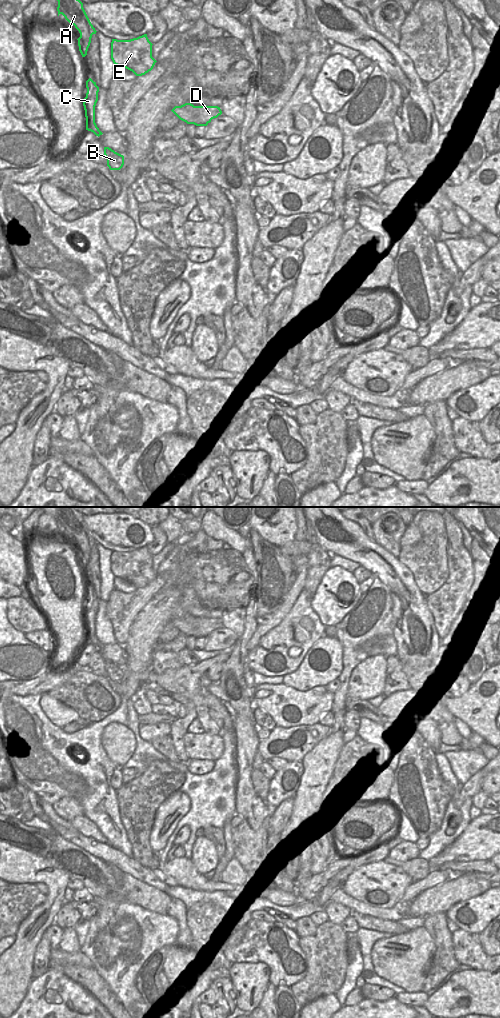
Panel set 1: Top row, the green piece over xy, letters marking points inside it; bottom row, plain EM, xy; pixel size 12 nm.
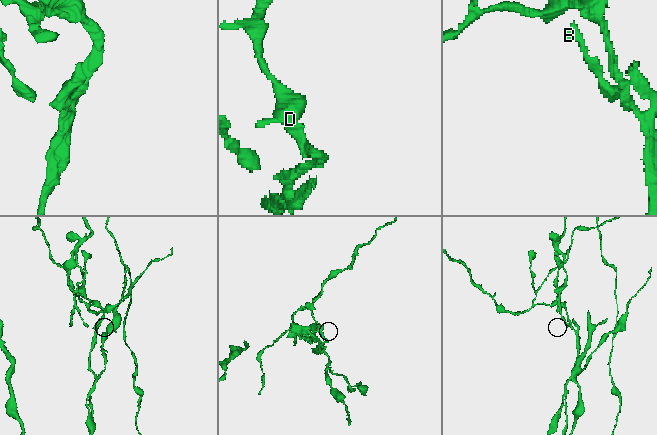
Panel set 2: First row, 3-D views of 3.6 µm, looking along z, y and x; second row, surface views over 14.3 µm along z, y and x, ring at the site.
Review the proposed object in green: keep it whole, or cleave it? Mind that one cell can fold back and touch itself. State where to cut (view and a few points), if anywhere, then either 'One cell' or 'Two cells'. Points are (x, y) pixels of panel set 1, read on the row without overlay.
Split along xy (195, 618), (193, 635). Two cells.

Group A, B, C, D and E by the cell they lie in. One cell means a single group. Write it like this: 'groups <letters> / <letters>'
groups A B C E / D

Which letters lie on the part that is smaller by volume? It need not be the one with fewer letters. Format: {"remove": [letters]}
{"remove": ["D"]}

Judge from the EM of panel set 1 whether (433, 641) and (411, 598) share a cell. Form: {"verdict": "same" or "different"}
{"verdict": "same"}

